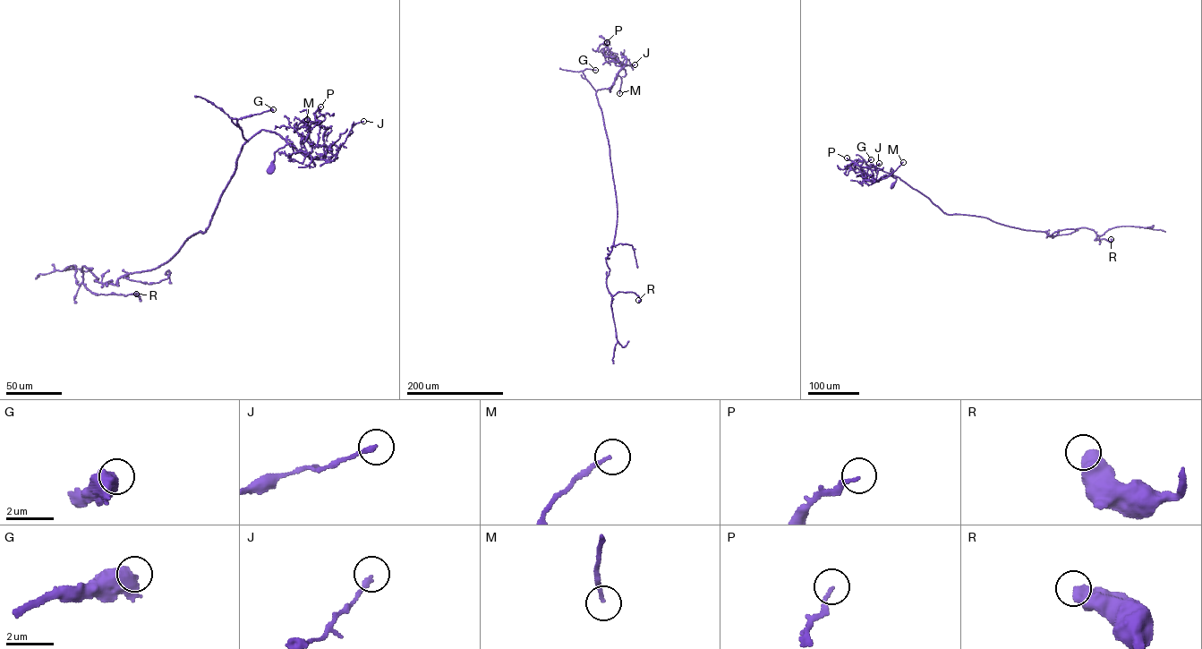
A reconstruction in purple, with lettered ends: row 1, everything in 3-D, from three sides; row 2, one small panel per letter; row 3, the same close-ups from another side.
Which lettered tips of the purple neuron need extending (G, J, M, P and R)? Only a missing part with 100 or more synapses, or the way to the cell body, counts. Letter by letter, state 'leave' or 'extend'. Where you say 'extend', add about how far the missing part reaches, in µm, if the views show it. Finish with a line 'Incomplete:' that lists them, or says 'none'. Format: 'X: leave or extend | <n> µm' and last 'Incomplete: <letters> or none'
G: leave
J: leave
M: leave
P: leave
R: leave
Incomplete: none

